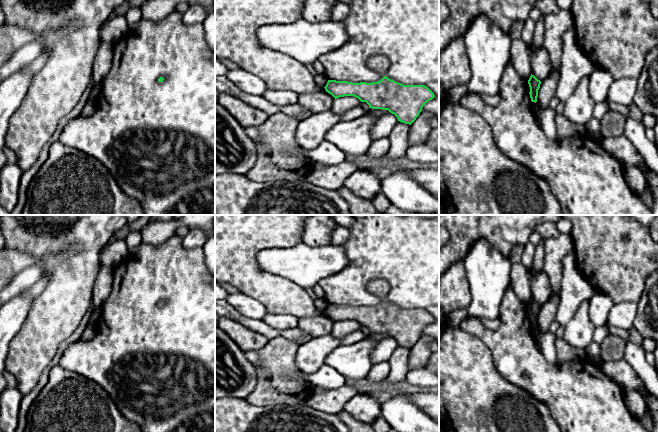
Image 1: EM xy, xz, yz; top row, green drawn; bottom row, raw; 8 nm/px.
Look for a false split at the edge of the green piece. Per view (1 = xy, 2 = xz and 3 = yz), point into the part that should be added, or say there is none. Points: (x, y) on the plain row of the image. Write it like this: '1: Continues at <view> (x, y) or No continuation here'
1: No continuation here
2: No continuation here
3: No continuation here

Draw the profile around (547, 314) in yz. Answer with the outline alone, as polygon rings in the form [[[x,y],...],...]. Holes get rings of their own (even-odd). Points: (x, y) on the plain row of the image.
[[[554,294],[551,298],[541,305],[540,312],[538,314],[537,329],[538,332],[549,331],[550,324],[555,320],[558,310],[559,295]]]

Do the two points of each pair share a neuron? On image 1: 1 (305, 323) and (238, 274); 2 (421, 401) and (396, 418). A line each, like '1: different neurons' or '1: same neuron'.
1: different neurons
2: different neurons

